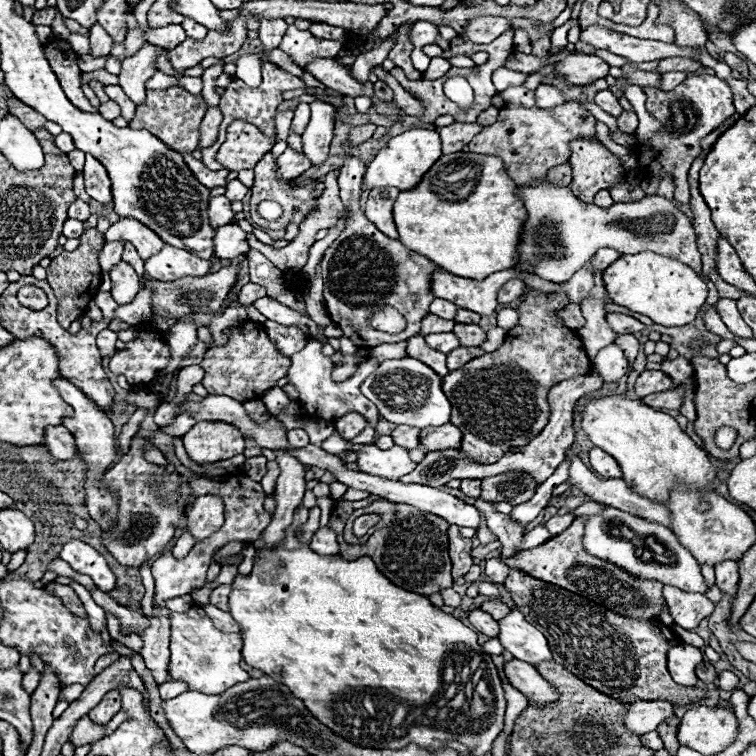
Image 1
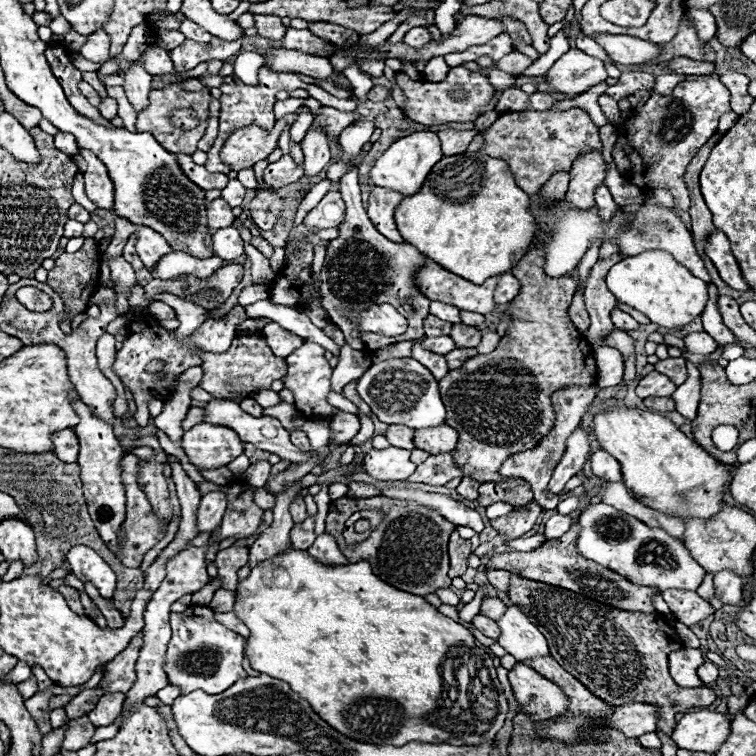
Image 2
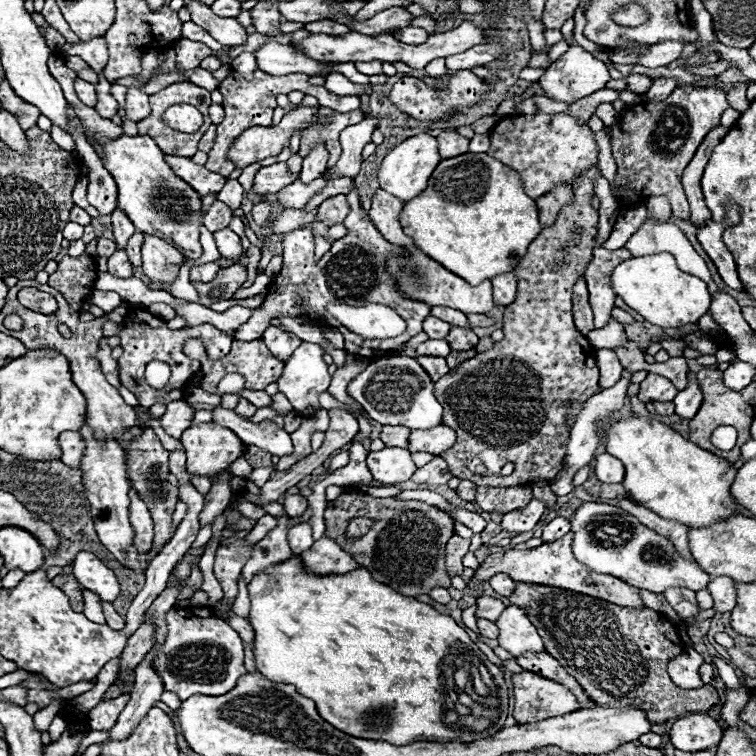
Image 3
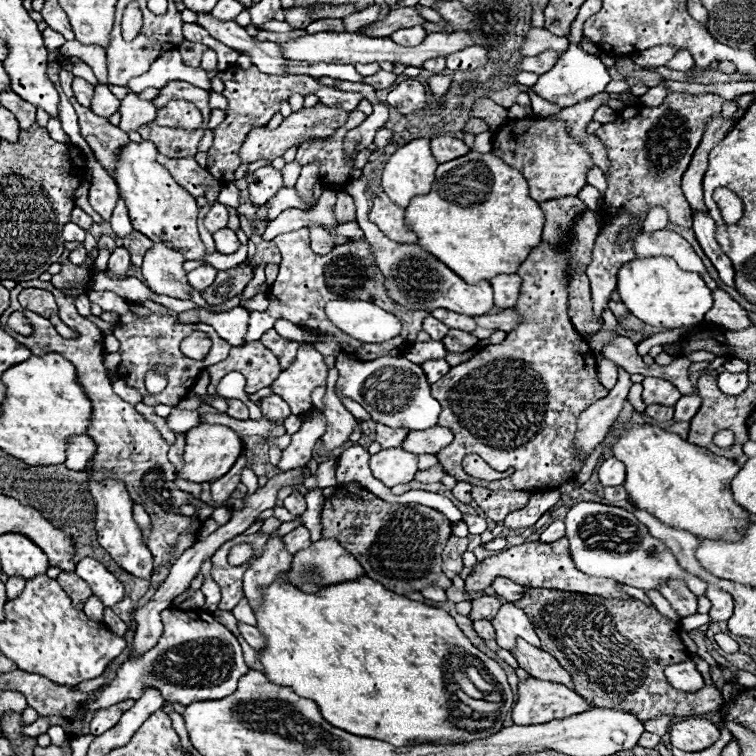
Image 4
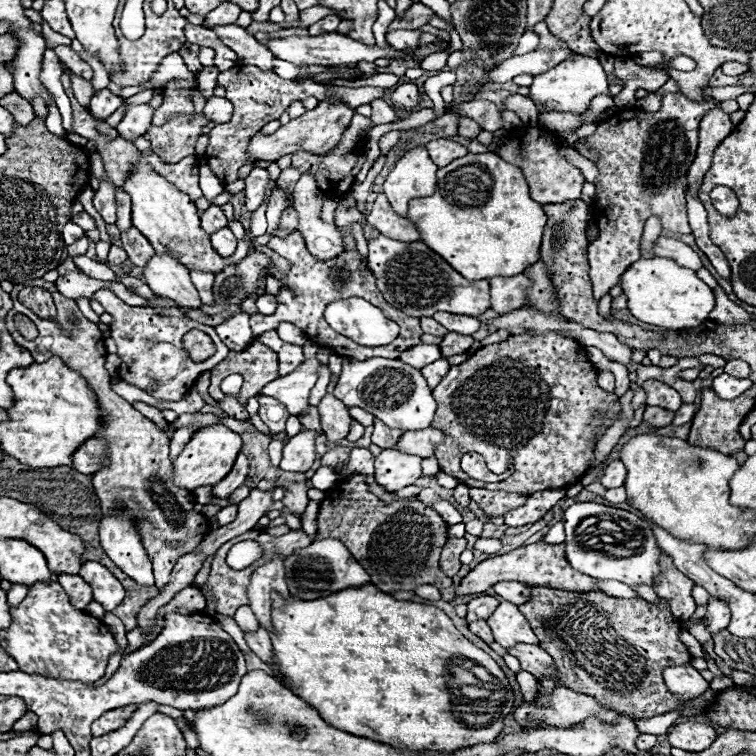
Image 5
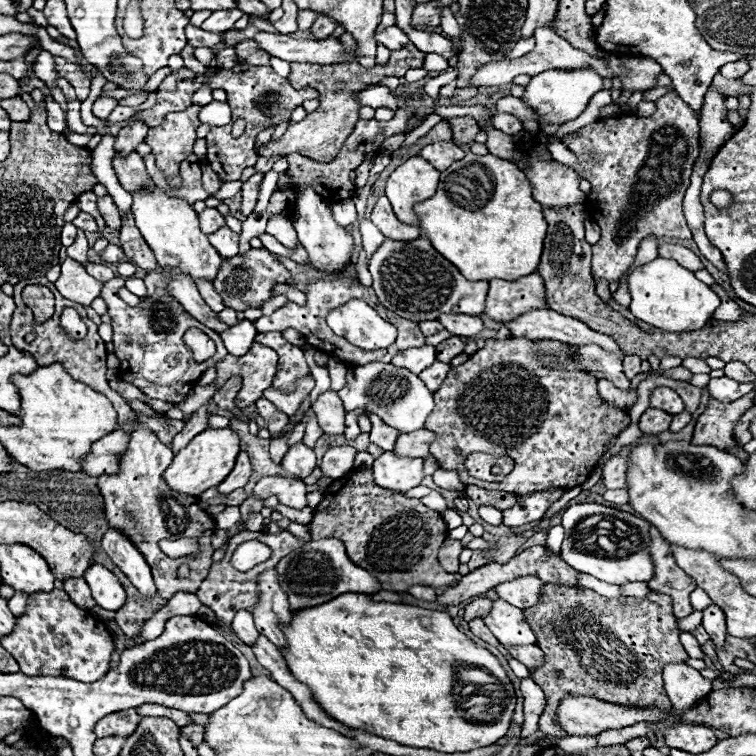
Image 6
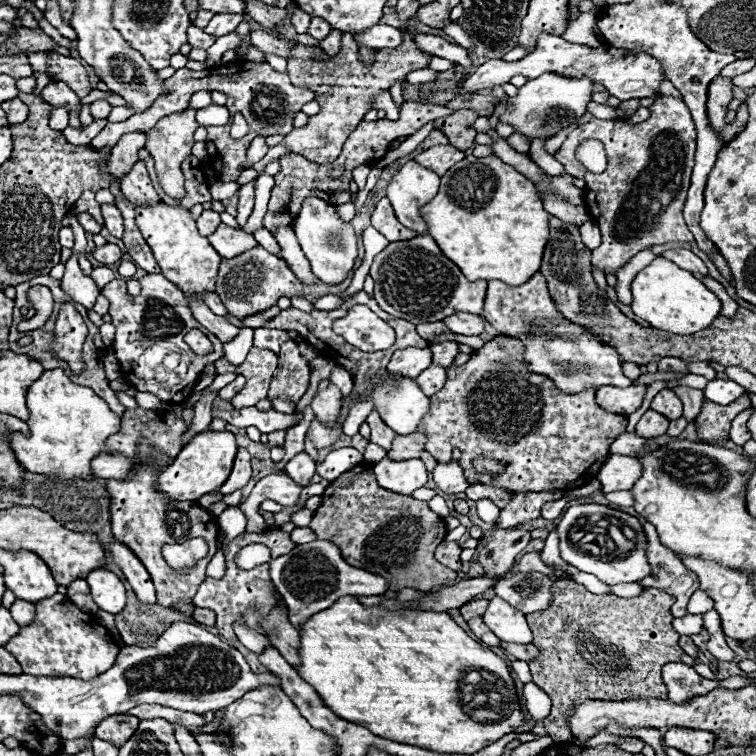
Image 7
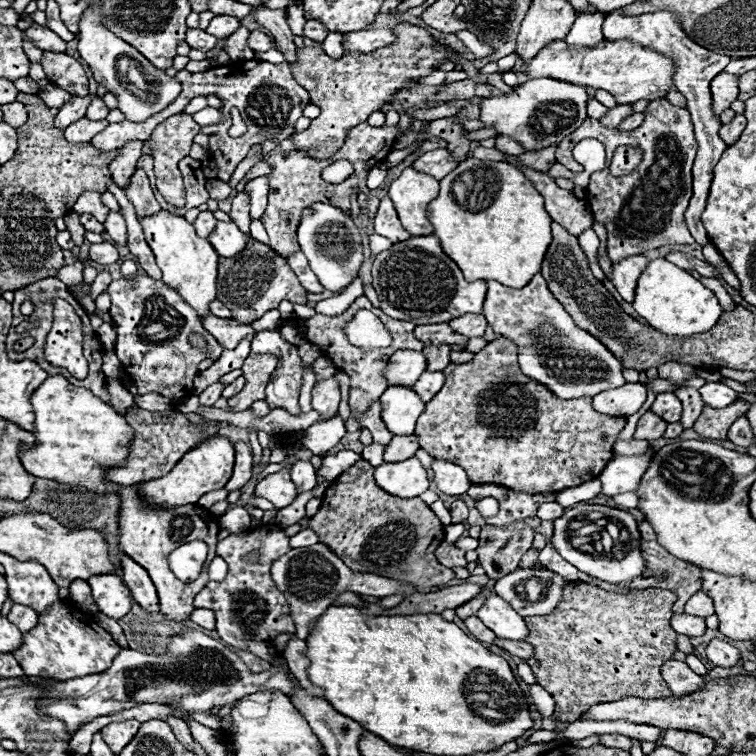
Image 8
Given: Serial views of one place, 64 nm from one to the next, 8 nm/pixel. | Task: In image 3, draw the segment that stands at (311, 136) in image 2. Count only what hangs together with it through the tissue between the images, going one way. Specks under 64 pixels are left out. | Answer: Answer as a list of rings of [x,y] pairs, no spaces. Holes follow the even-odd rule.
[[[324,146],[314,148],[314,150],[304,158],[302,172],[300,172],[300,178],[298,178],[298,180],[300,180],[302,184],[310,184],[312,180],[320,178],[320,176],[326,172],[326,160],[328,160],[326,148],[324,148]]]

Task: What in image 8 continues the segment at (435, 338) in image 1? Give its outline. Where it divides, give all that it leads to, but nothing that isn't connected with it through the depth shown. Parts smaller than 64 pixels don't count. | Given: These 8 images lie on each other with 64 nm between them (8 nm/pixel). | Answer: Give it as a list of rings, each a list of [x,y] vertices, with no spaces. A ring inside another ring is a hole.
[[[398,350],[392,354],[390,362],[384,368],[384,378],[390,384],[406,384],[408,388],[418,380],[418,376],[426,370],[426,358],[422,352]]]

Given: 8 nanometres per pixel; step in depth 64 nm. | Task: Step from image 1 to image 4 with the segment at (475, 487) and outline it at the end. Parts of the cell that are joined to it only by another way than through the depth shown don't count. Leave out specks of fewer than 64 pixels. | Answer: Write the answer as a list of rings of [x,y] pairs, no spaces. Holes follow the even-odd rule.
[[[458,482],[458,484],[452,488],[452,494],[456,496],[456,500],[460,500],[460,502],[464,502],[464,504],[470,504],[470,502],[472,502],[470,490],[472,490],[472,484],[468,484],[468,482]]]

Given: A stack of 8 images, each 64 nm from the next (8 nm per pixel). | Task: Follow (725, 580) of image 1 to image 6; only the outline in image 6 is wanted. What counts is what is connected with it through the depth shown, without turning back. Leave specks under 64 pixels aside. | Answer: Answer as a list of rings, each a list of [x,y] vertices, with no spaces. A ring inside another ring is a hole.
[[[716,606],[706,608],[704,618],[702,618],[702,626],[710,634],[714,648],[724,650],[724,636],[726,636],[726,616],[724,616],[724,612]]]

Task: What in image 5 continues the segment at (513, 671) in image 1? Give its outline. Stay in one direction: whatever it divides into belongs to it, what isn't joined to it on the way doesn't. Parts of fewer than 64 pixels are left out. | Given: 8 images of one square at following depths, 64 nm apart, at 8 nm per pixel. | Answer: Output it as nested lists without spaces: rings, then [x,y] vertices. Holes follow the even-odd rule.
[[[556,688],[550,696],[542,690],[534,704],[524,702],[514,714],[520,726],[526,726],[528,722],[534,722],[534,724],[544,722],[544,724],[558,724],[560,728],[582,724],[582,720],[588,720],[590,716],[598,716],[598,720],[612,724],[614,720],[626,714],[606,708],[598,704],[592,696],[578,694],[568,688]]]

